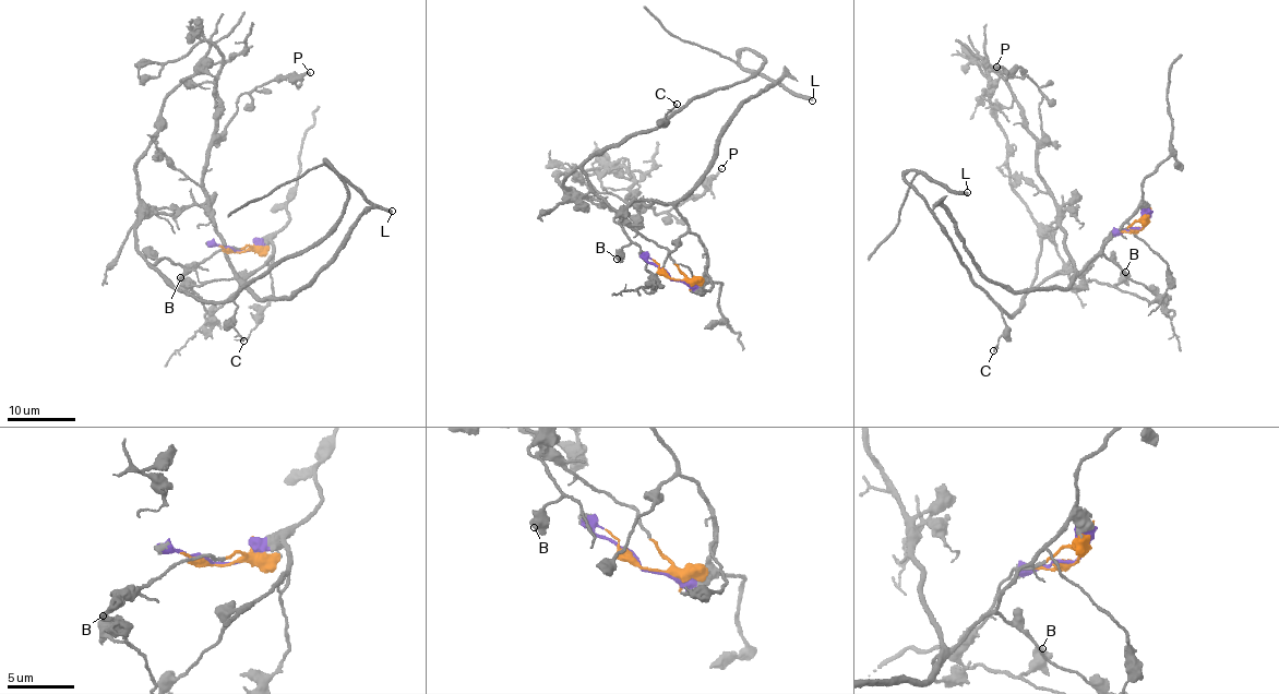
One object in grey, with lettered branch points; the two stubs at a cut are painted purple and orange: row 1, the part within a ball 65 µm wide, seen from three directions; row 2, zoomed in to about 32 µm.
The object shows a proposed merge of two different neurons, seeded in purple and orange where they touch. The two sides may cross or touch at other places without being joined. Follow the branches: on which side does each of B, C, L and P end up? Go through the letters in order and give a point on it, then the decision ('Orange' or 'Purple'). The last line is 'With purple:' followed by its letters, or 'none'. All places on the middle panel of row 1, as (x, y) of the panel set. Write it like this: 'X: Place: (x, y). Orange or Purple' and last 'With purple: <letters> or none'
B: Place: (617, 259). Orange
C: Place: (677, 104). Orange
L: Place: (812, 100). Orange
P: Place: (721, 168). Purple
With purple: P

